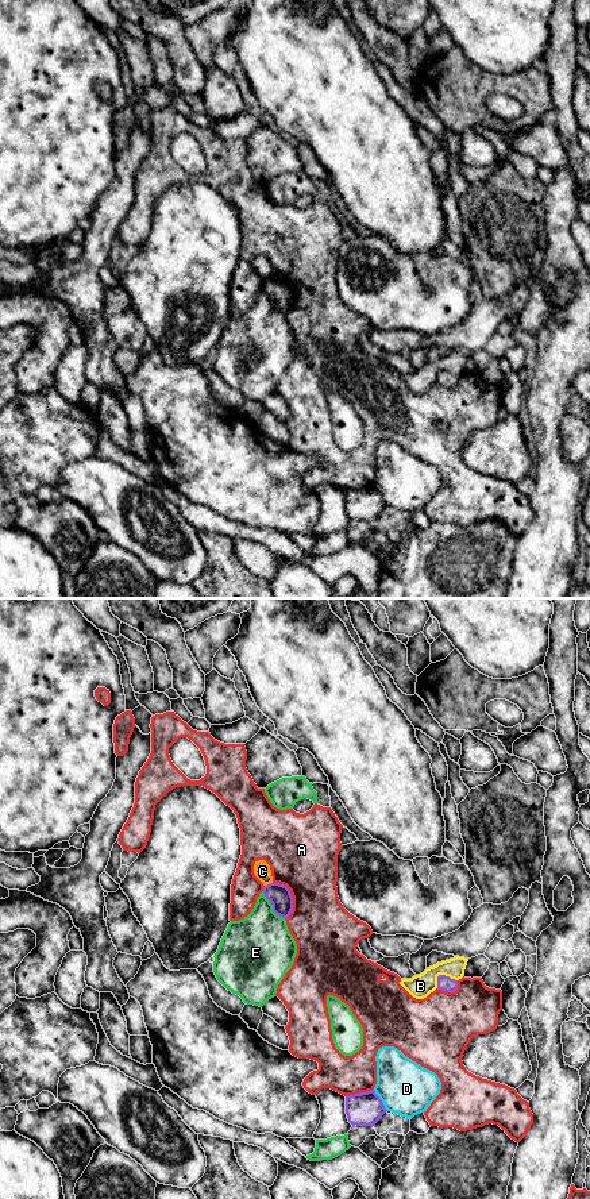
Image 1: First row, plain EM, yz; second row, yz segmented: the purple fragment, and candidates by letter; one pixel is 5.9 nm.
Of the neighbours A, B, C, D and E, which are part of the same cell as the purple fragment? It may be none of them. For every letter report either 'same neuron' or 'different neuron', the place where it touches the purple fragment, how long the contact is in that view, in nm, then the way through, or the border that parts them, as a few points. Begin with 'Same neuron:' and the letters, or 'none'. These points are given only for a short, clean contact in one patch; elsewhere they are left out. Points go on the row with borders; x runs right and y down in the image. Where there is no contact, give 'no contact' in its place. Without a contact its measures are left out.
Same neuron: none
A: different neuron; meets purple in yz at (292, 897); contact 240 nm long
B: different neuron; meets purple in yz at (442, 975); contact 140 nm long
C: different neuron; meets purple in yz at (267, 885); contact 50 nm long; border along yz (272, 882), (265, 886)
D: different neuron; meets purple in yz at (381, 1101); contact 160 nm long; border along yz (373, 1090), (388, 1110)
E: different neuron; meets purple in yz at (273, 908); contact 220 nm long

